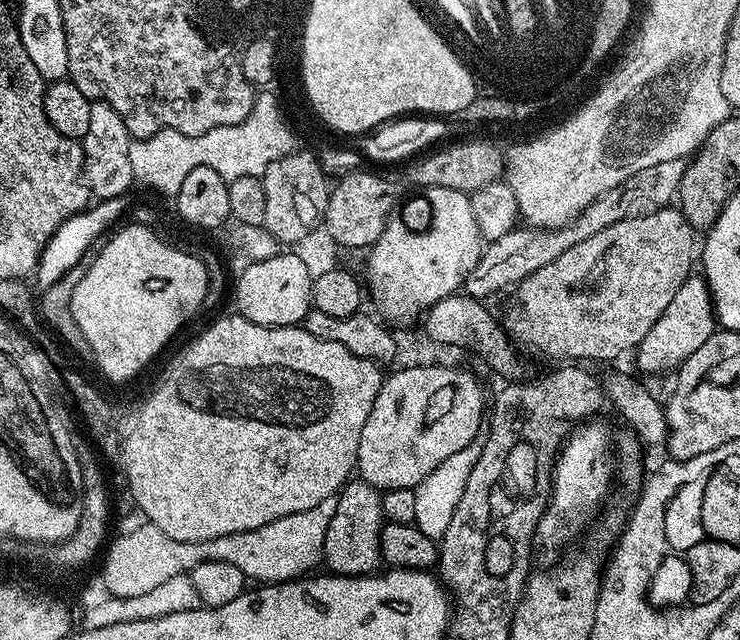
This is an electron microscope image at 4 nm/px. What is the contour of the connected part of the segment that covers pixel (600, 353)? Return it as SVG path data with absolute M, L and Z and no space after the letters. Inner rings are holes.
M676 206L631 216L598 230L586 242L570 246L562 258L554 258L554 262L520 281L515 289L517 308L510 309L506 319L508 335L517 345L525 344L544 356L565 356L568 362L612 360L623 352L631 353L650 334L654 322L662 318L662 310L670 306L678 286L693 275L692 236L694 230Z

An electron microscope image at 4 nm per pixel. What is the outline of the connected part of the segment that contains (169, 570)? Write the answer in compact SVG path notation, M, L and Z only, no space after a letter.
M335 499L324 500L318 506L310 506L310 510L286 514L286 518L258 526L258 530L222 534L222 538L206 542L174 542L174 538L166 538L166 534L162 534L162 530L153 524L144 524L138 530L120 532L117 540L107 545L103 553L102 579L110 597L116 600L136 600L151 592L159 593L164 583L169 583L175 576L185 575L191 568L207 560L230 562L230 566L238 566L238 570L242 570L249 581L256 580L252 582L264 586L304 578L313 571L311 568L316 563L319 565L324 559L324 539L335 509Z

